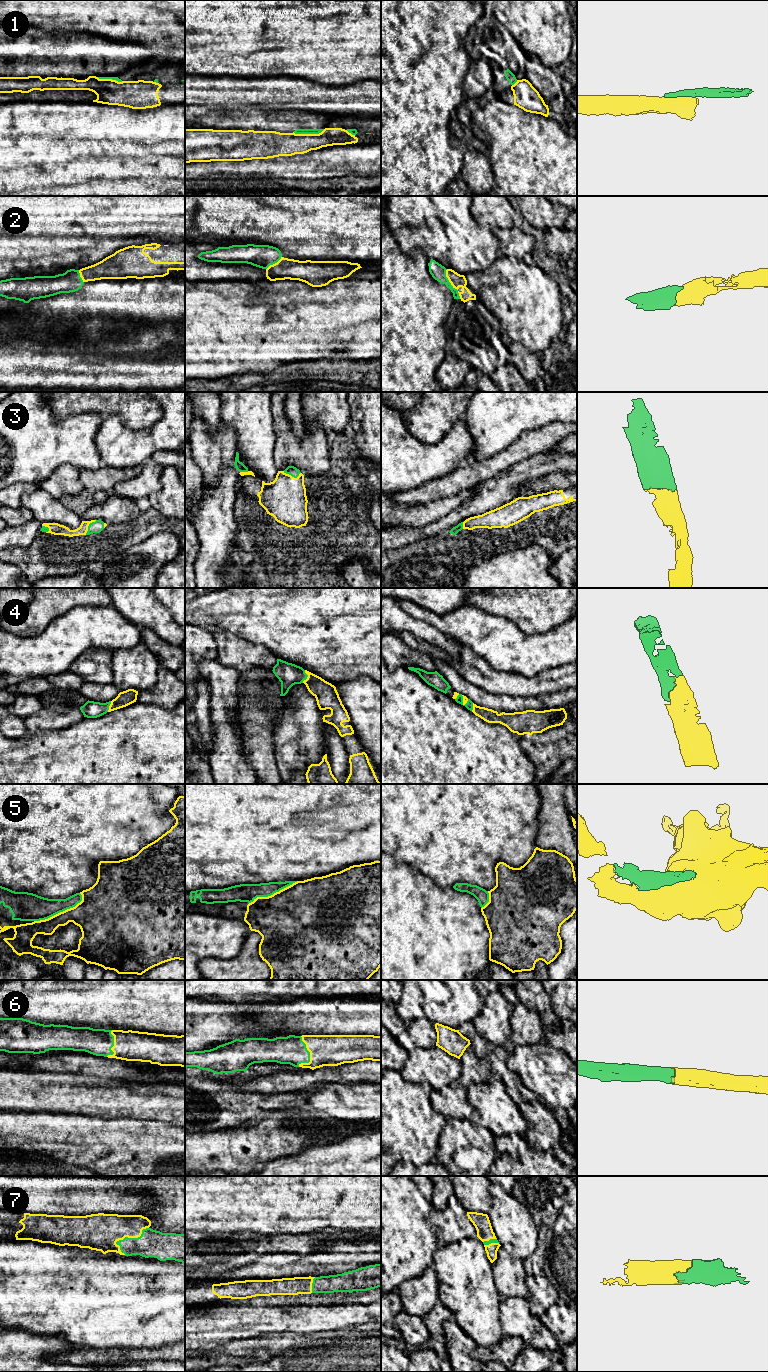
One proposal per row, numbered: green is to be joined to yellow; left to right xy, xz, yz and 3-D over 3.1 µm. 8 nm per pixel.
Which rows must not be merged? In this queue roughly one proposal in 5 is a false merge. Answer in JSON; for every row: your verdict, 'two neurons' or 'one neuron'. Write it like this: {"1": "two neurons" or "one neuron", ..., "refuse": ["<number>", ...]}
{"1": "two neurons", "2": "one neuron", "3": "one neuron", "4": "one neuron", "5": "one neuron", "6": "one neuron", "7": "one neuron", "refuse": ["1"]}

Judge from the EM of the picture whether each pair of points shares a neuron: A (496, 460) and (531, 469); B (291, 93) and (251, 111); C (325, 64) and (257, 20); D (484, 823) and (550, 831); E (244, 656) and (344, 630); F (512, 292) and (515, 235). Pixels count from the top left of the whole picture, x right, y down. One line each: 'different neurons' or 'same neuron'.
A: different neurons
B: different neurons
C: same neuron
D: different neurons
E: different neurons
F: different neurons

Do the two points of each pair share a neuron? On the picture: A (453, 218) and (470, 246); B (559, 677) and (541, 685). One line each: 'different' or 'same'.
A: same
B: same

